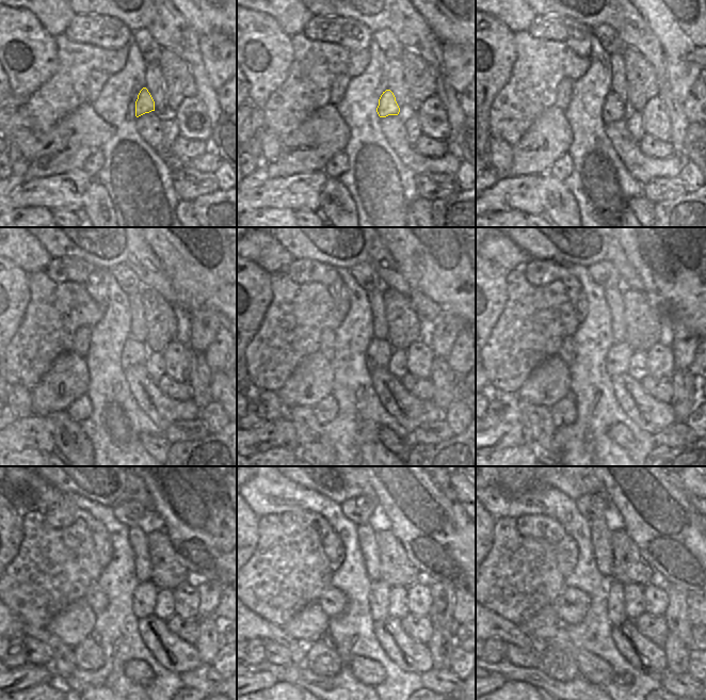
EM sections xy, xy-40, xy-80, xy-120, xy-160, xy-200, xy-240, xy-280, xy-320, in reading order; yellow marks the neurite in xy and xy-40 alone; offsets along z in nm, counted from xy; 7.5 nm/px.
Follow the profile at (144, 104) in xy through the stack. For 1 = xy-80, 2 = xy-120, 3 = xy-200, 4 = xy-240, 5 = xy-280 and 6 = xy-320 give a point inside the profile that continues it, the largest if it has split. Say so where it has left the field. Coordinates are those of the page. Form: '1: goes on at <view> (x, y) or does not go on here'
1: goes on at xy-80 (613, 110)
2: goes on at xy-120 (134, 352)
3: goes on at xy-200 (619, 355)
4: goes on at xy-240 (142, 597)
5: goes on at xy-280 (379, 597)
6: goes on at xy-320 (615, 610)

